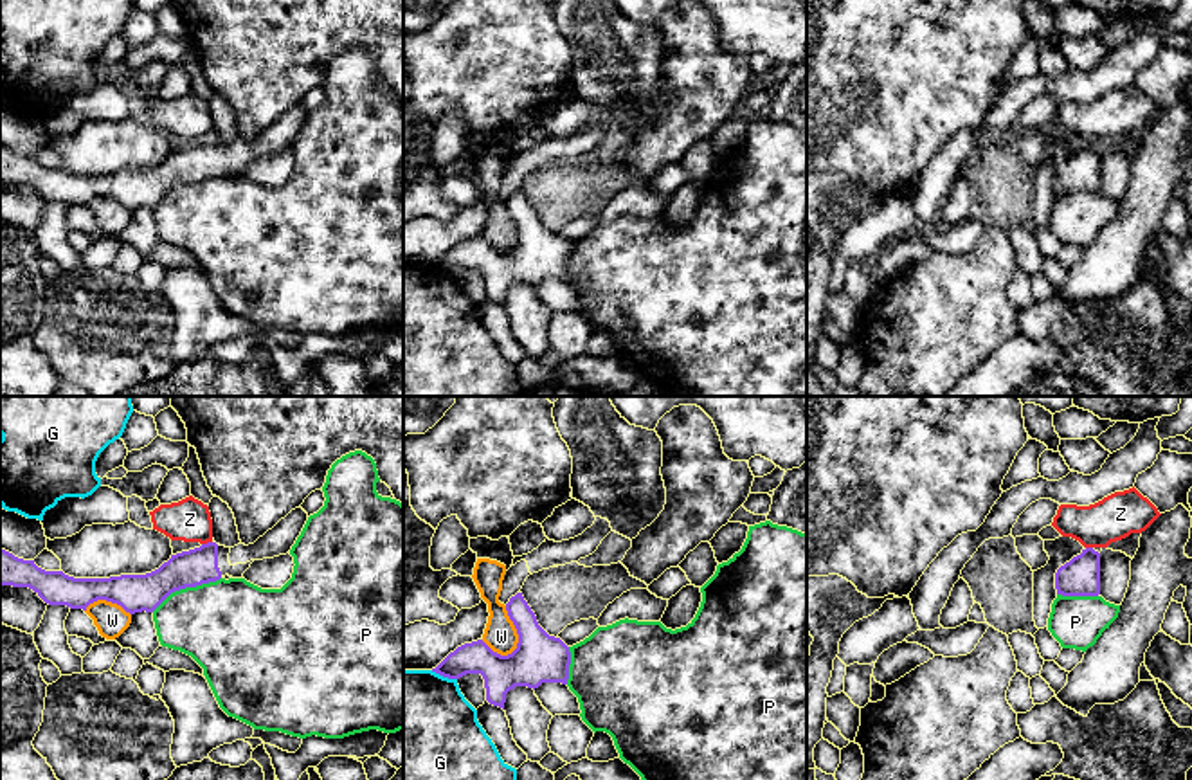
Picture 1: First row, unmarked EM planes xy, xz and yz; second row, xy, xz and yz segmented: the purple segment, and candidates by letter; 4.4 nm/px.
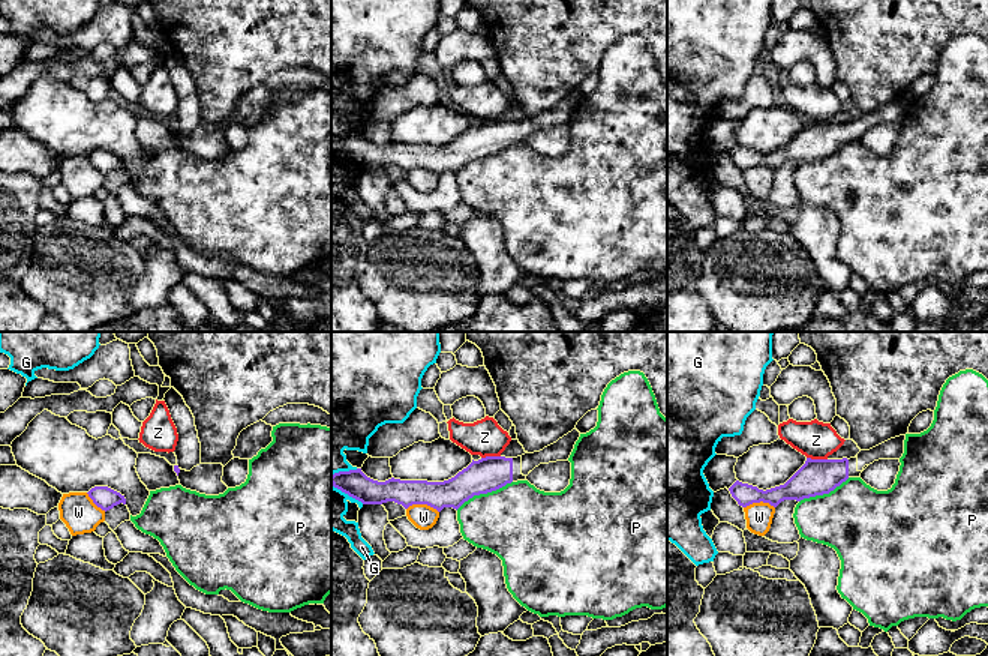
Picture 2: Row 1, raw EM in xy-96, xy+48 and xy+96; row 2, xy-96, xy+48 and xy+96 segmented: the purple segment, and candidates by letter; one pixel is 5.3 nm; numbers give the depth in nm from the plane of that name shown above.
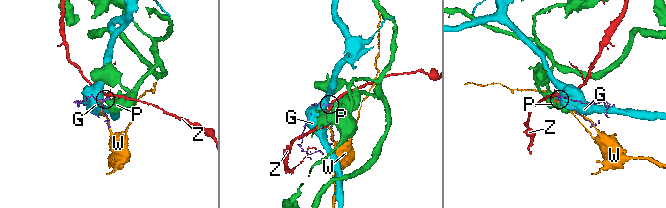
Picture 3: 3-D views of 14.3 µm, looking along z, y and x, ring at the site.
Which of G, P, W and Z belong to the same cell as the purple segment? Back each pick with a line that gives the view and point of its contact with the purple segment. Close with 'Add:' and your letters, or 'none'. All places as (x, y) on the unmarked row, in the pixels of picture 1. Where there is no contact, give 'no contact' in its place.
Add: none

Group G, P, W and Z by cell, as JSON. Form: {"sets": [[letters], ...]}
{"sets": [["G"], ["P"], ["W"], ["Z"]]}

